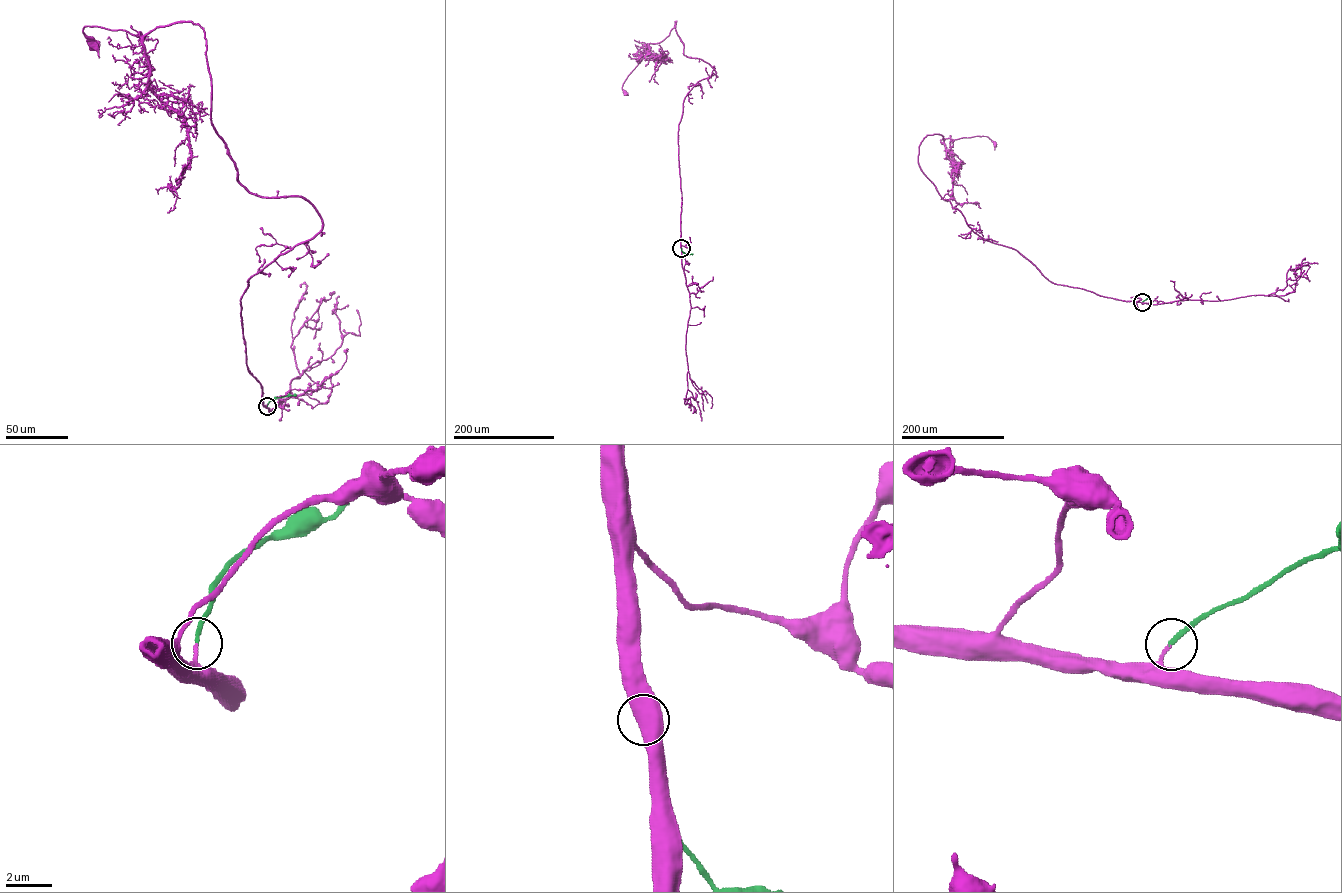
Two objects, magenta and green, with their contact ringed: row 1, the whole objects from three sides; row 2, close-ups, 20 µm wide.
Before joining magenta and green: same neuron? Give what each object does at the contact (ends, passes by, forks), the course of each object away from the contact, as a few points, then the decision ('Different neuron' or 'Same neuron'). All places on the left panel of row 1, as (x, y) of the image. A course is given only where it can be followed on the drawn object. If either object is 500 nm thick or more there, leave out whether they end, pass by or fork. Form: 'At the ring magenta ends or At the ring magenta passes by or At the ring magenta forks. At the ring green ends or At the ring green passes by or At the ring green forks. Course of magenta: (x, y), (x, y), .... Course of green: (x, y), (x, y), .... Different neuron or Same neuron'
At the ring magenta ends. At the ring green ends. Course of magenta: (267, 406), (240, 298), (321, 218), (237, 180), (199, 24), (141, 37), (85, 26), (93, 44). Course of green: (267, 406), (277, 397), (296, 395). Same neuron

